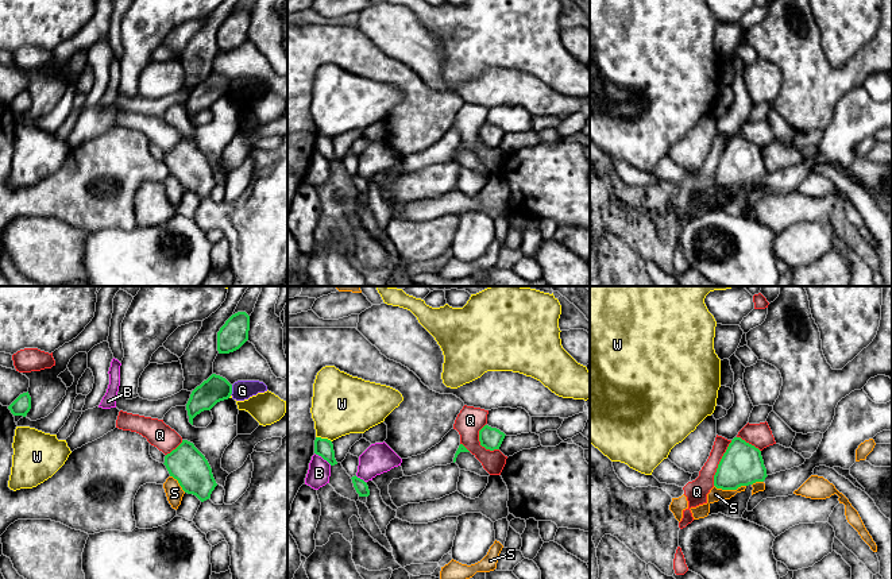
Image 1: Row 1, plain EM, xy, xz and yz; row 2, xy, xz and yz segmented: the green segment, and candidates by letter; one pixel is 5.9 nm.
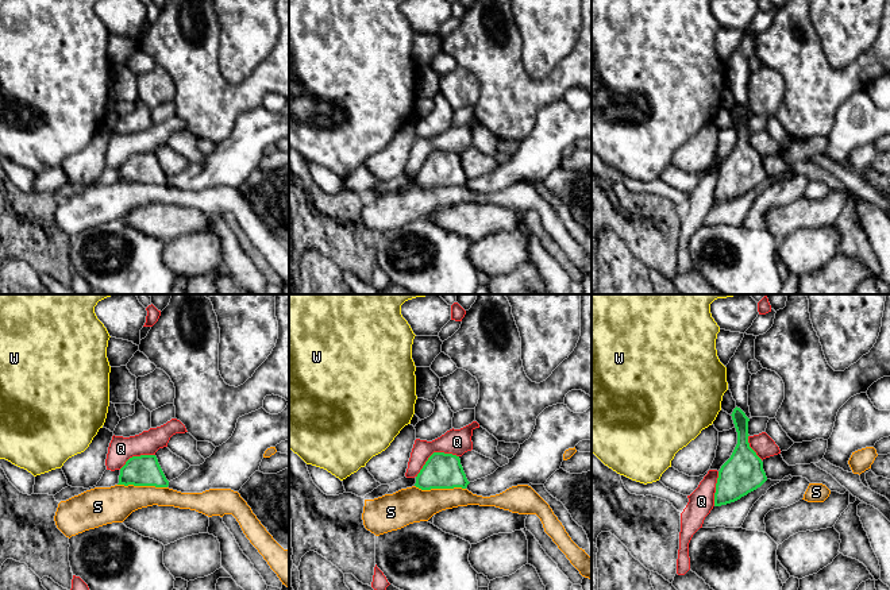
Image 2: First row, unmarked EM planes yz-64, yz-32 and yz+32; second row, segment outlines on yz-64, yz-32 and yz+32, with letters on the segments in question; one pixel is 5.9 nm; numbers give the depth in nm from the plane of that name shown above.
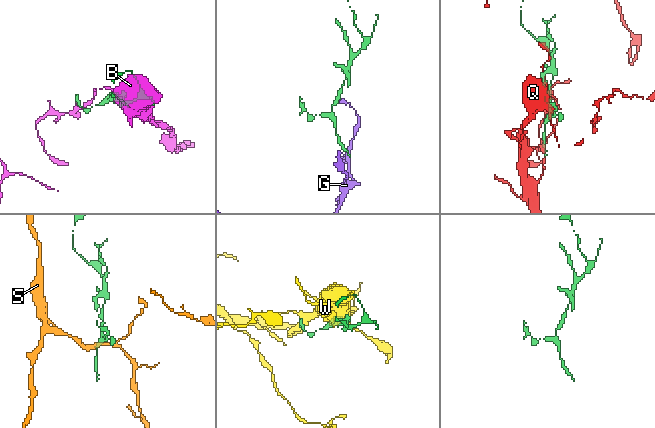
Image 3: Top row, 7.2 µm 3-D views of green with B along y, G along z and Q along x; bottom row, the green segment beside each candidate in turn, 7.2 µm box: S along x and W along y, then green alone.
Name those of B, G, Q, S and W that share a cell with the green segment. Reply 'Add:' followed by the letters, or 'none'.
Add: none

